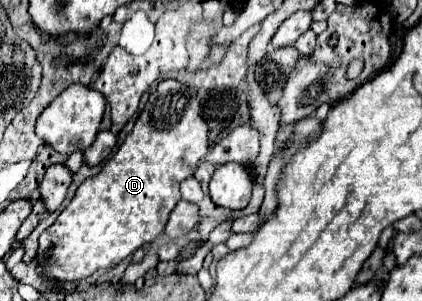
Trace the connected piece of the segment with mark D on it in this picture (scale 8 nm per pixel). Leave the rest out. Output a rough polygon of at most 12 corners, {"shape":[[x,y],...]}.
{"shape":[[197,90],[149,94],[41,234],[43,276],[117,266],[163,232],[209,152]]}

